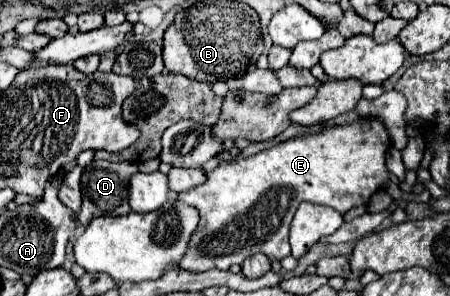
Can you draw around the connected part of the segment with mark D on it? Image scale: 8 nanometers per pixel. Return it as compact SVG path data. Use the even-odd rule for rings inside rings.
M91 161L87 167L83 167L81 175L81 195L83 195L83 207L77 215L77 219L83 225L89 225L95 217L119 217L131 211L127 203L127 189L131 175L137 173L137 163L109 163L109 161Z

